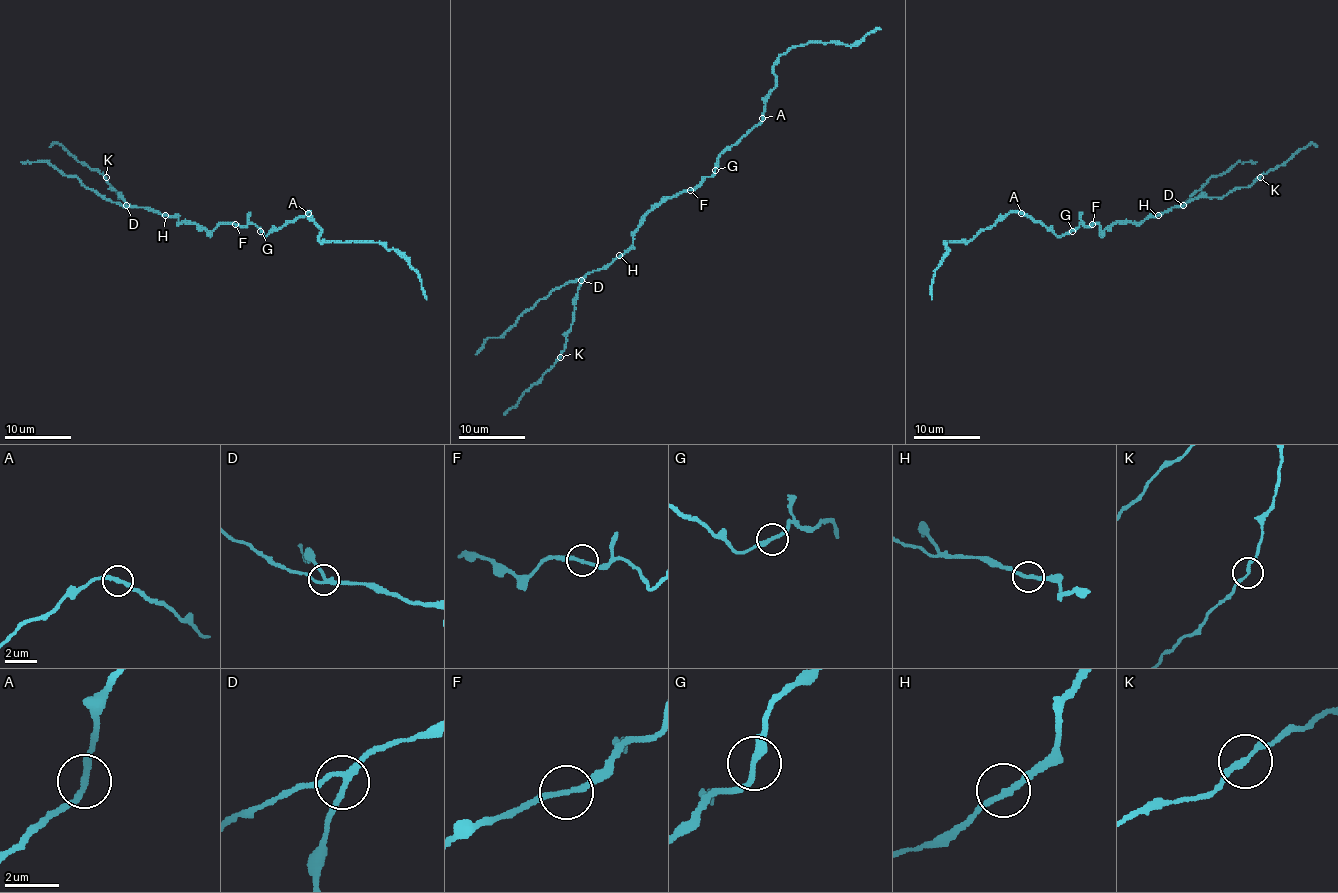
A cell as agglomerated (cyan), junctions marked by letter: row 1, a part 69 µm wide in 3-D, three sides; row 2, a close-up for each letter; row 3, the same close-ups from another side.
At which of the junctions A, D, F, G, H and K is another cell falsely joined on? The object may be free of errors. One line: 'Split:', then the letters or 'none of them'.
Split: none of them

